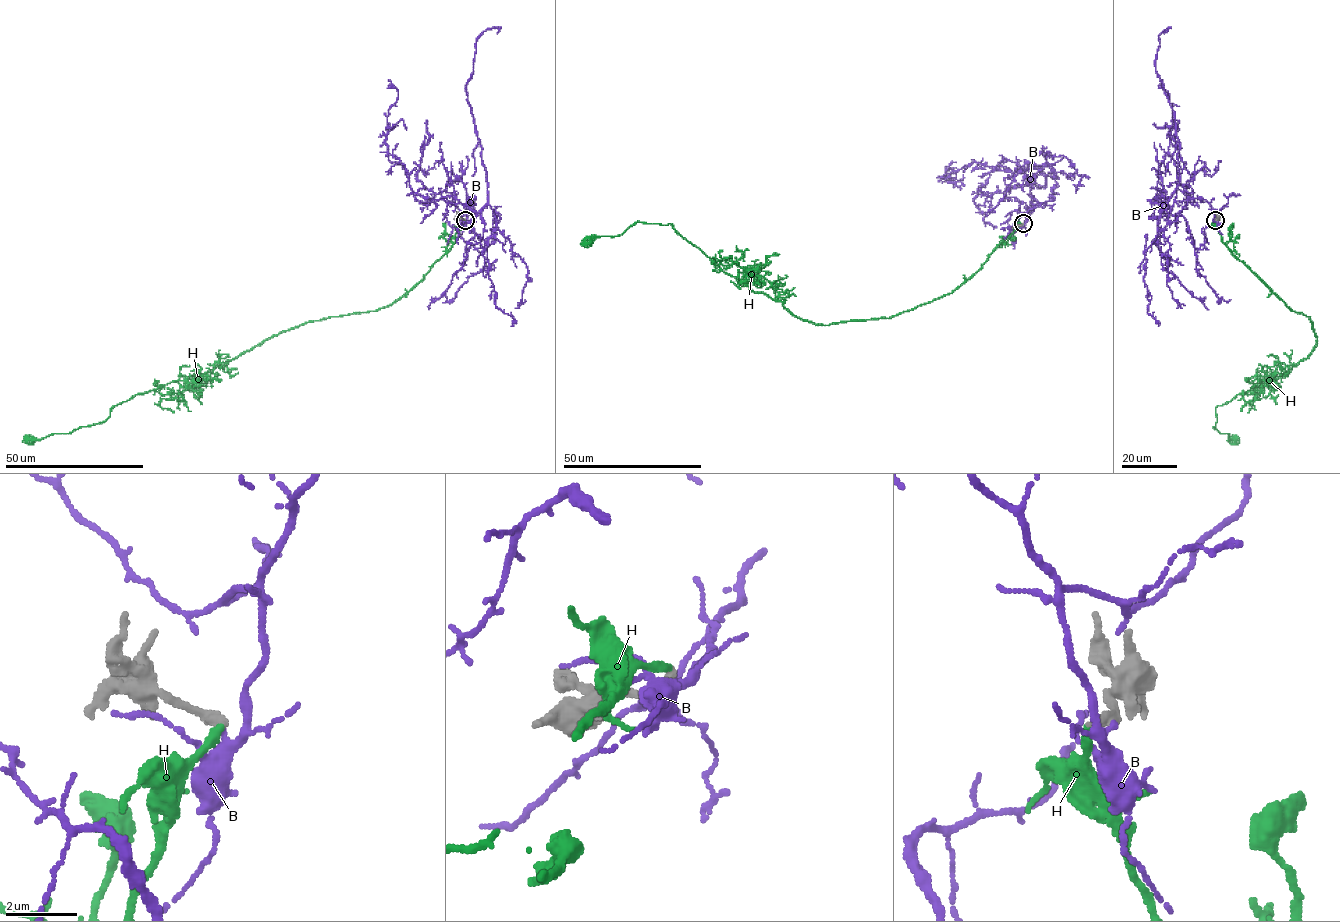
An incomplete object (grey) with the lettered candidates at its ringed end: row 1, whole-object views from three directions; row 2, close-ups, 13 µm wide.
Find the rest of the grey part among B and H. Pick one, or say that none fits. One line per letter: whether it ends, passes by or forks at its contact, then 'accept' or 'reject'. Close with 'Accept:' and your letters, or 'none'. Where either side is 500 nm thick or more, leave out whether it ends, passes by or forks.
B: it forks | reject
H: it ends | accept
Accept: H

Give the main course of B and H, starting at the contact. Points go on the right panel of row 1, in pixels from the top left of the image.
B: (1217, 220), (1202, 198), (1166, 209), (1179, 183), (1179, 143), (1156, 70), (1158, 35), (1171, 27), (1163, 33)
H: (1215, 220), (1226, 246), (1291, 310), (1309, 317), (1317, 337), (1284, 373), (1215, 408), (1213, 427), (1236, 442)

